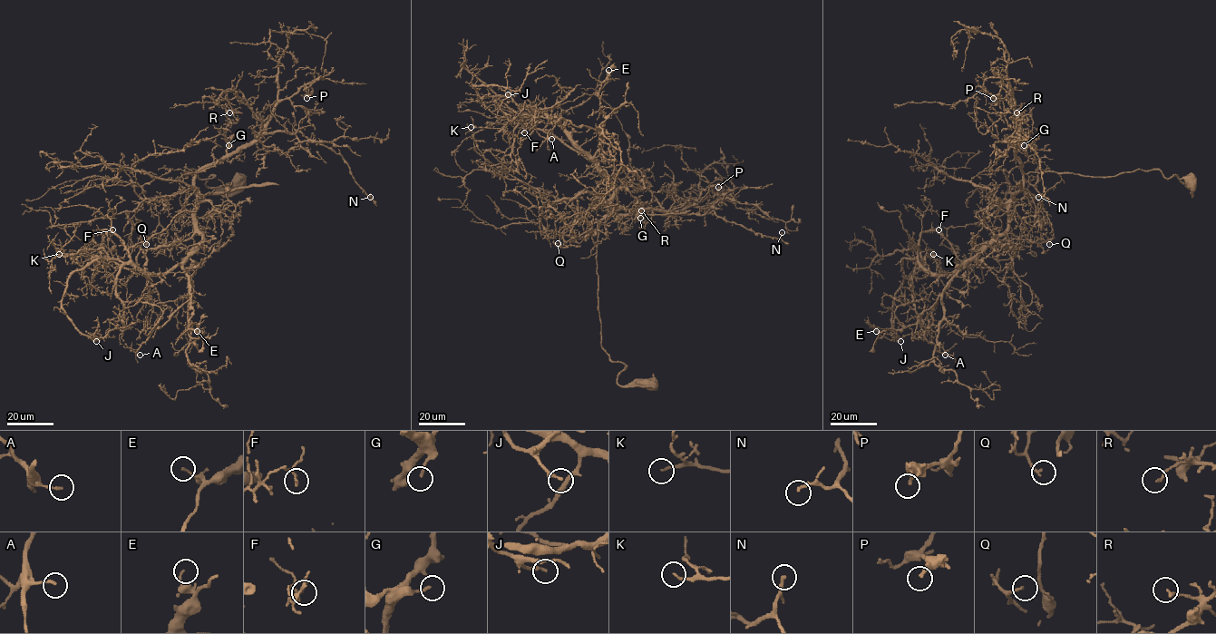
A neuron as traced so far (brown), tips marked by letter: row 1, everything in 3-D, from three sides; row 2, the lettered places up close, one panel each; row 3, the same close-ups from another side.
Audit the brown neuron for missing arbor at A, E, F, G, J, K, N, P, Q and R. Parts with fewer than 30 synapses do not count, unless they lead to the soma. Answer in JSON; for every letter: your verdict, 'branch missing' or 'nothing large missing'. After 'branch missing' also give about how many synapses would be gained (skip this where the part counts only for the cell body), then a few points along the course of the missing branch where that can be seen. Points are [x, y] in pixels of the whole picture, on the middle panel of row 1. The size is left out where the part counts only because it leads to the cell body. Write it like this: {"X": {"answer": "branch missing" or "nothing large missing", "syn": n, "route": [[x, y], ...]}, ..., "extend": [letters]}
{"A": {"answer": "nothing large missing"}, "E": {"answer": "nothing large missing"}, "F": {"answer": "nothing large missing"}, "G": {"answer": "nothing large missing"}, "J": {"answer": "nothing large missing"}, "K": {"answer": "nothing large missing"}, "N": {"answer": "branch missing", "syn": 350}, "P": {"answer": "nothing large missing"}, "Q": {"answer": "branch missing", "syn": 40}, "R": {"answer": "nothing large missing"}, "extend": ["N", "Q"]}

